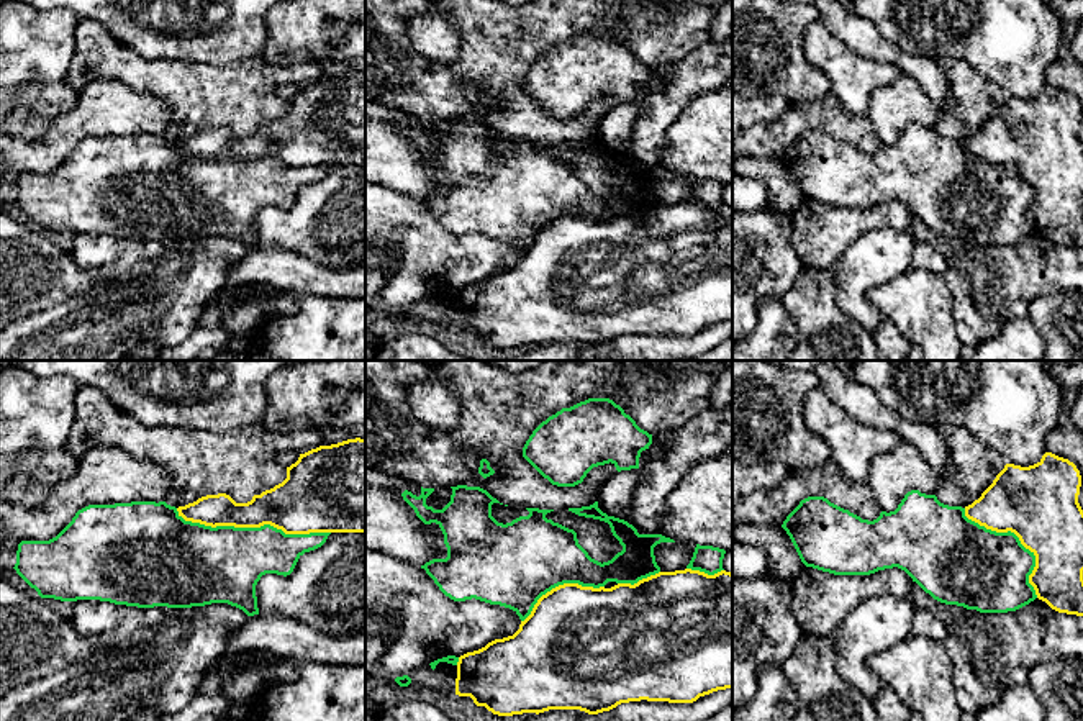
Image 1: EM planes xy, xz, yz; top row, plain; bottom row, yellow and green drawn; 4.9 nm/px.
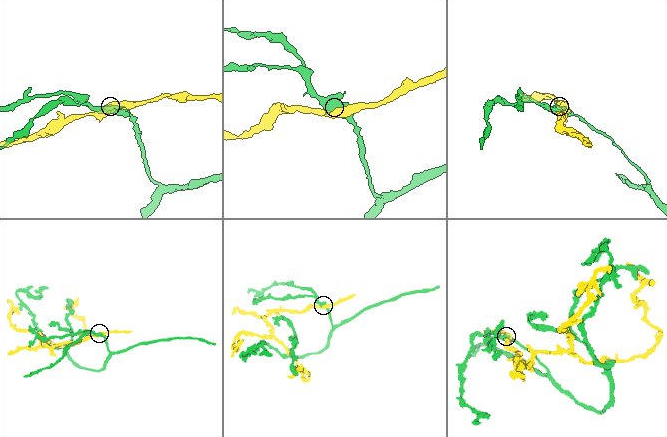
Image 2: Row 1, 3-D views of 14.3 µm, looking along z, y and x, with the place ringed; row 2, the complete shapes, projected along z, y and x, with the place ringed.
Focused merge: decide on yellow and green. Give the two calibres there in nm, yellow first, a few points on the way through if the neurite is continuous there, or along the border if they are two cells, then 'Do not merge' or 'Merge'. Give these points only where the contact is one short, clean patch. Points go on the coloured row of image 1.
Thickness 280 nm (yellow) against 380 nm. Do not merge

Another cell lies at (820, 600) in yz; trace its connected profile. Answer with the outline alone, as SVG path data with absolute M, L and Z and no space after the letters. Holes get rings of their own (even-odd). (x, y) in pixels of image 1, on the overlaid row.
M804 565L791 582L791 611L803 634L829 636L857 603L878 595L913 598L918 608L931 610L945 623L944 644L955 667L955 693L962 711L977 714L995 705L1004 690L1029 685L1029 673L1040 664L1062 657L1083 659L1083 616L1058 613L1039 598L1008 613L980 613L945 605L898 567L870 575L834 575Z

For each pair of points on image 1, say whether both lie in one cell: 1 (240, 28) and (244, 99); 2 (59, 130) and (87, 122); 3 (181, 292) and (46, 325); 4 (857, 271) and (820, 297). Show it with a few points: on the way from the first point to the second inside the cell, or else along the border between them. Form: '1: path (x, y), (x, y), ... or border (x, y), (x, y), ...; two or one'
1: border (261, 56), (222, 64), (203, 63); two
2: path (66, 130), (81, 123); one
3: path (148, 303), (79, 325); one
4: border (828, 269), (833, 279), (834, 302), (854, 320); two

